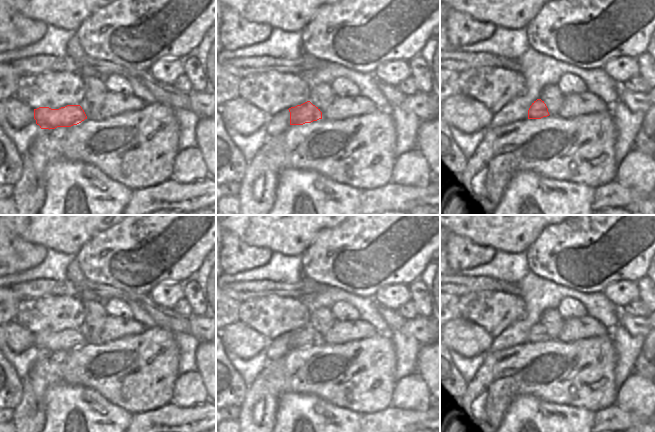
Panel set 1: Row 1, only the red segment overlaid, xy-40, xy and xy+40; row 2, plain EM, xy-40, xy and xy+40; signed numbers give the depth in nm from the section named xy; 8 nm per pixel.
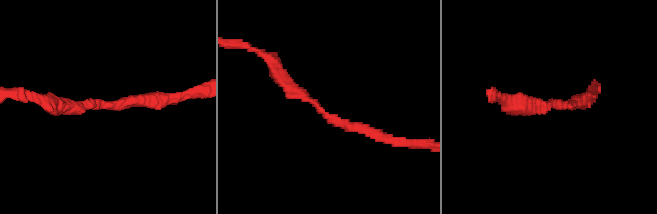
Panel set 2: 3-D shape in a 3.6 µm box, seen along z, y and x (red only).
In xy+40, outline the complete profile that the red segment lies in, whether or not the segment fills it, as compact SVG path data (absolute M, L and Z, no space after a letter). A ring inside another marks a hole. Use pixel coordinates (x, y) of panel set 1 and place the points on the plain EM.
M541 323L534 325L528 334L528 343L541 343L549 339L548 332Z

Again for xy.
M310 325L291 331L288 334L290 336L290 349L303 349L322 343L322 336Z

